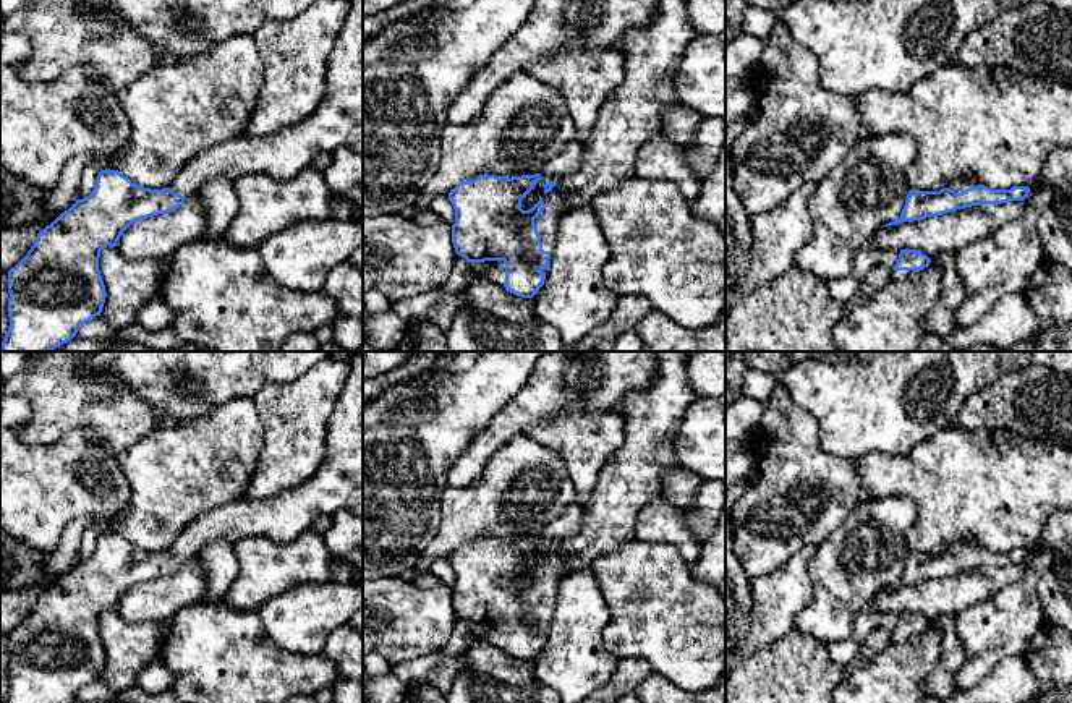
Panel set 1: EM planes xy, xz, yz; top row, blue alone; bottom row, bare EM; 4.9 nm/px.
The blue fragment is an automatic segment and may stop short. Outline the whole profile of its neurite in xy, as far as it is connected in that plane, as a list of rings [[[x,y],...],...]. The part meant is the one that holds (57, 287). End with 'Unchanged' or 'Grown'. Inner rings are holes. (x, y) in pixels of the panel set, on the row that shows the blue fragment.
[[[350,0],[345,24],[327,58],[325,96],[316,110],[269,136],[238,136],[194,156],[168,188],[134,185],[118,170],[100,170],[92,193],[62,212],[40,230],[28,254],[8,271],[10,327],[2,352],[52,352],[76,337],[78,329],[100,316],[105,285],[99,271],[100,251],[115,246],[134,222],[177,211],[214,178],[235,181],[262,173],[279,181],[291,180],[321,152],[348,147],[363,152],[363,0]]]. Grown

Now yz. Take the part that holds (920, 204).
[[[962,177],[947,188],[939,191],[920,191],[910,190],[905,206],[897,220],[887,225],[897,225],[902,222],[923,220],[926,217],[936,217],[957,209],[965,209],[980,204],[1002,204],[1007,201],[1023,201],[1030,193],[1028,186],[1012,186],[1010,190],[993,190],[983,186],[973,177]]]. Grown

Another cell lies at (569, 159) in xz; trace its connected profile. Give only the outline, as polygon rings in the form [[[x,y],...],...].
[[[573,141],[565,146],[565,149],[552,160],[542,165],[541,180],[536,186],[521,199],[521,209],[531,209],[542,196],[544,185],[549,181],[559,181],[568,175],[572,175],[581,164],[583,157],[583,144],[580,141]]]

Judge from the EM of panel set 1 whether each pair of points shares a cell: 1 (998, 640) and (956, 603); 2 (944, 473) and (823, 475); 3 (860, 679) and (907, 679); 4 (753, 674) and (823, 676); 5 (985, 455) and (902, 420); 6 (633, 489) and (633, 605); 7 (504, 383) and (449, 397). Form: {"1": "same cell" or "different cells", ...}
{"1": "different cells", "2": "different cells", "3": "same cell", "4": "same cell", "5": "different cells", "6": "different cells", "7": "same cell"}

